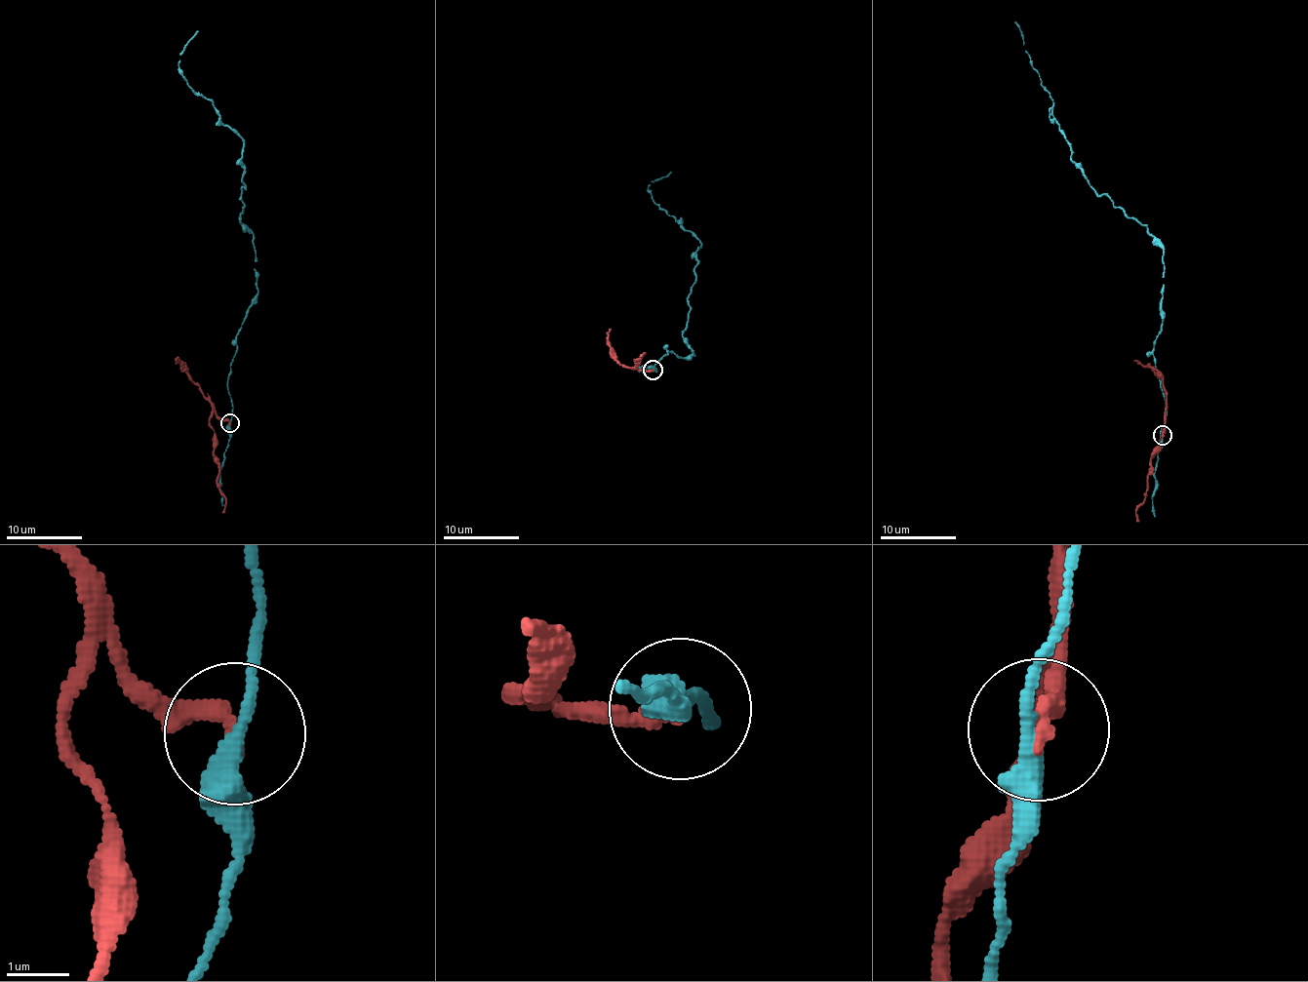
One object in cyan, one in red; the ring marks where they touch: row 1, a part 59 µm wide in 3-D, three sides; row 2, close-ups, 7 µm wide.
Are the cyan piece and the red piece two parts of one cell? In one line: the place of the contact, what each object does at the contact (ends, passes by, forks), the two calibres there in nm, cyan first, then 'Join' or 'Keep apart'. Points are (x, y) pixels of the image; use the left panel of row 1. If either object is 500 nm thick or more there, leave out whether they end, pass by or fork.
Place: (229, 422). At the ring cyan passes by. At the ring red ends. Thickness 320 nm (cyan) against 280 nm. Keep apart

